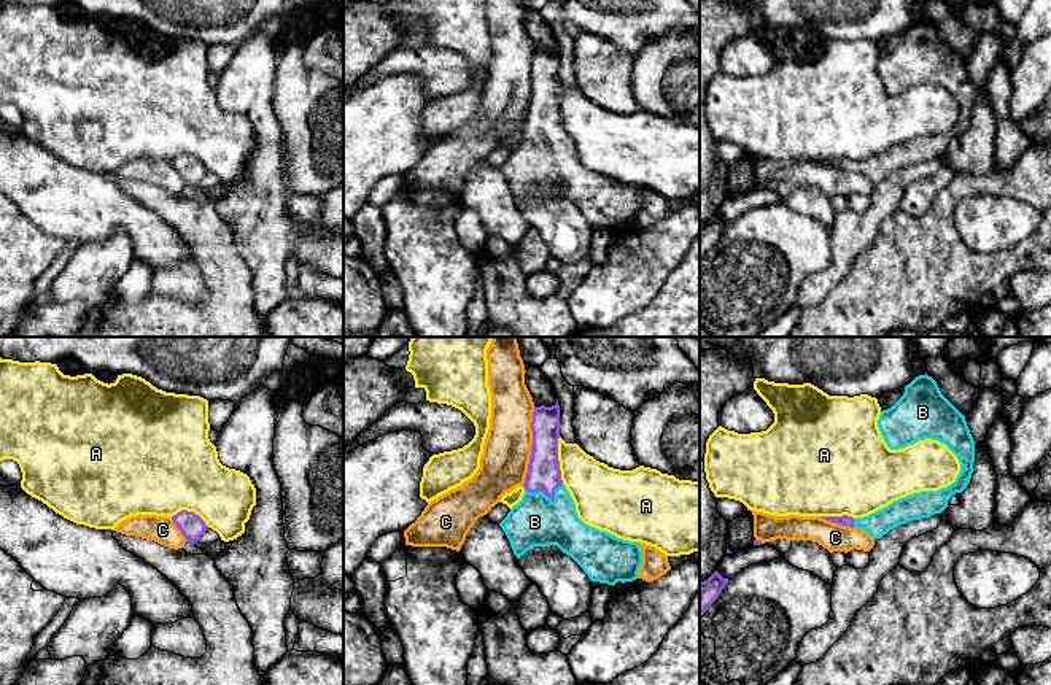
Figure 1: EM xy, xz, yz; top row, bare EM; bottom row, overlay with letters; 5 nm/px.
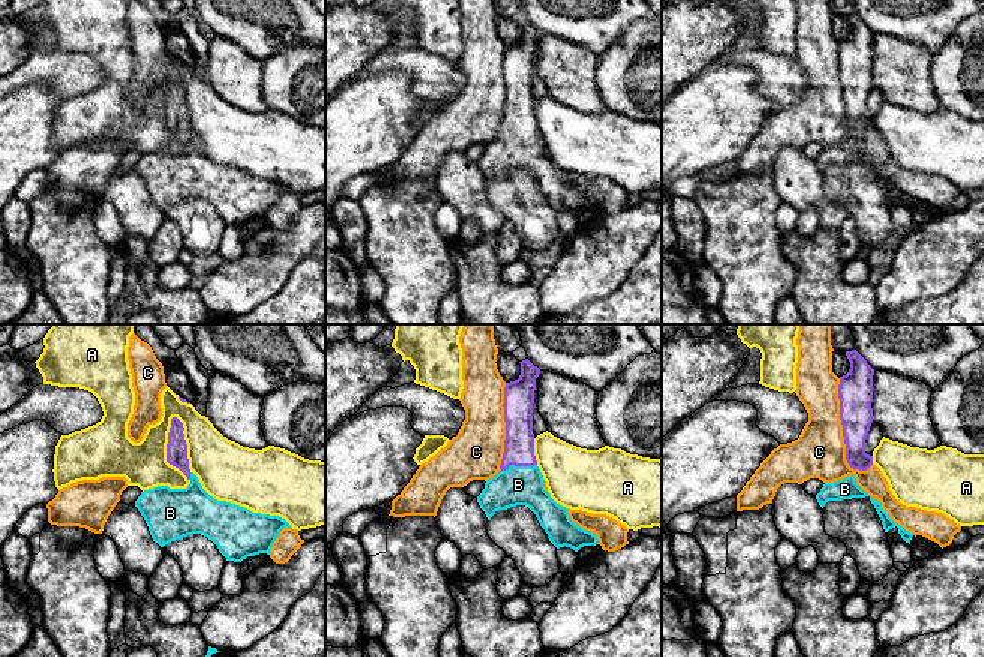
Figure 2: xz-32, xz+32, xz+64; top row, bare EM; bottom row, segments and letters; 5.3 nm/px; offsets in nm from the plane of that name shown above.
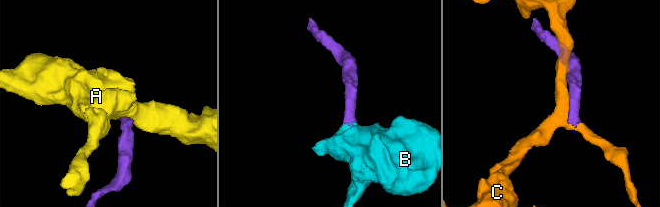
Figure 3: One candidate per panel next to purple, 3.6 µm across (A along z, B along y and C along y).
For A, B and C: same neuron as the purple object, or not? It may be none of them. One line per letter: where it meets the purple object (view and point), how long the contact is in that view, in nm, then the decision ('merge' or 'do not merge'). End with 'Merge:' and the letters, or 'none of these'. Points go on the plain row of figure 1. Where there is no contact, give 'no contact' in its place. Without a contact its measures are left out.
A: meets purple in xz at (558, 105); contact 240 nm long; do not merge
B: meets purple in xz at (547, 140); contact 200 nm long; merge
C: meets purple in xz at (531, 91); contact 400 nm long; do not merge
Merge: B

